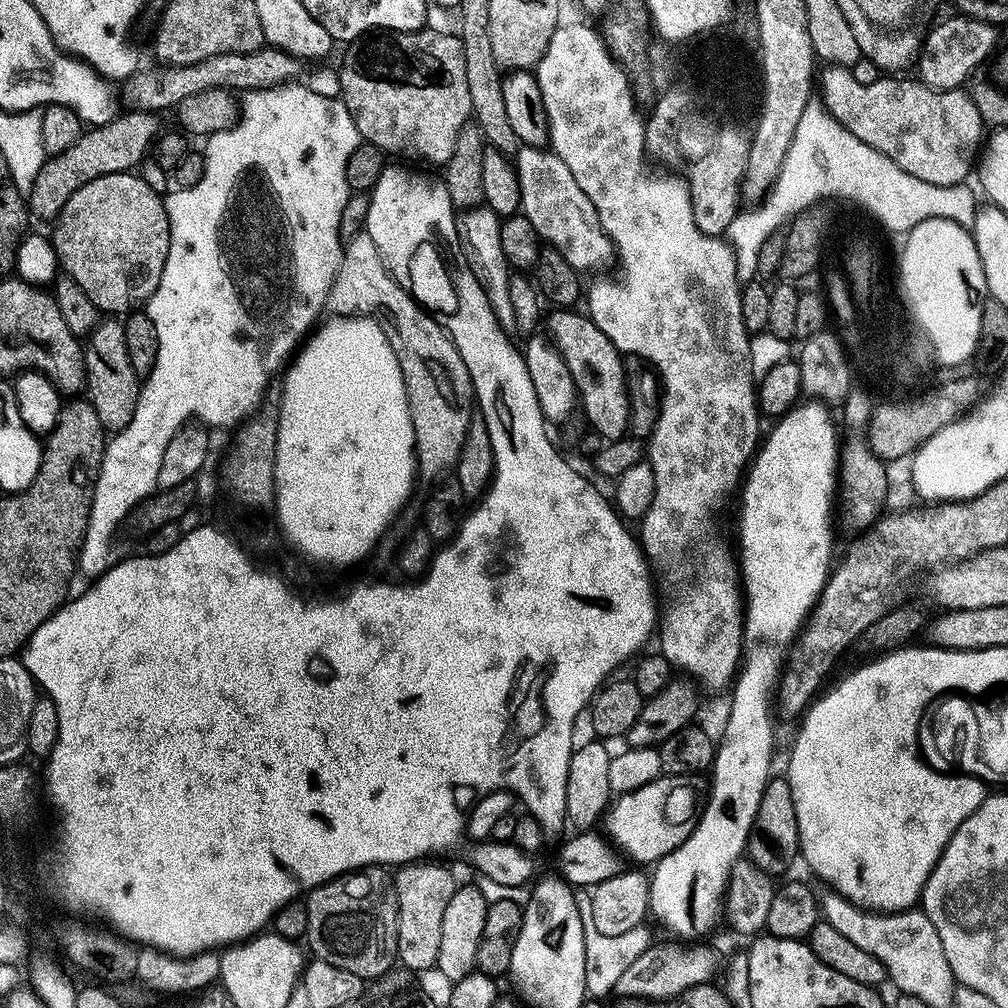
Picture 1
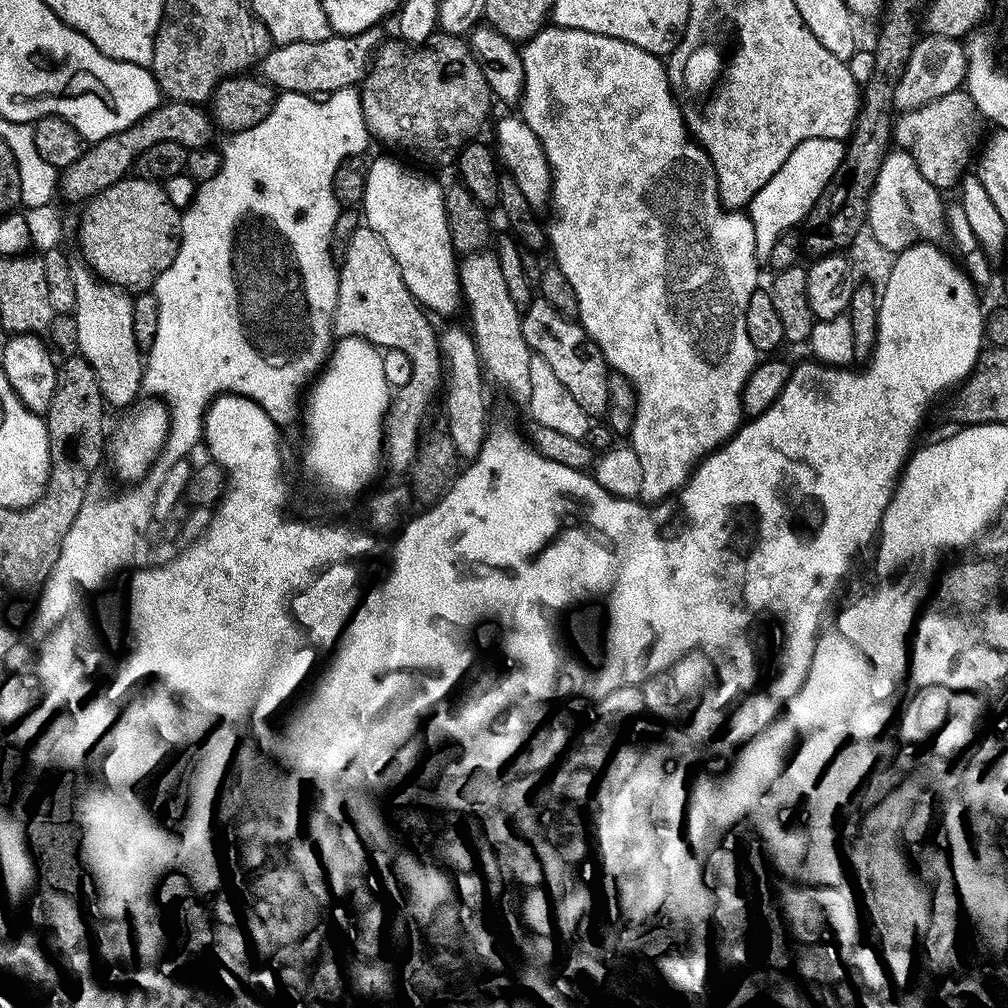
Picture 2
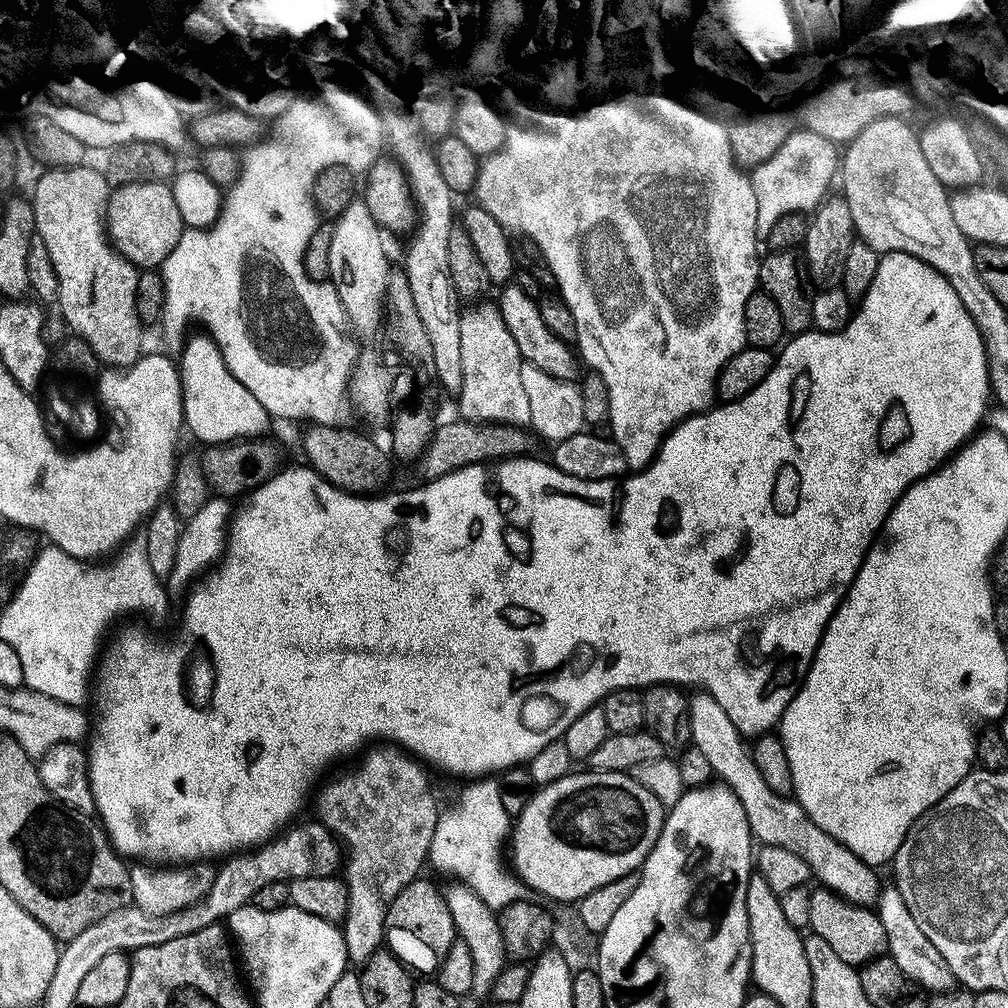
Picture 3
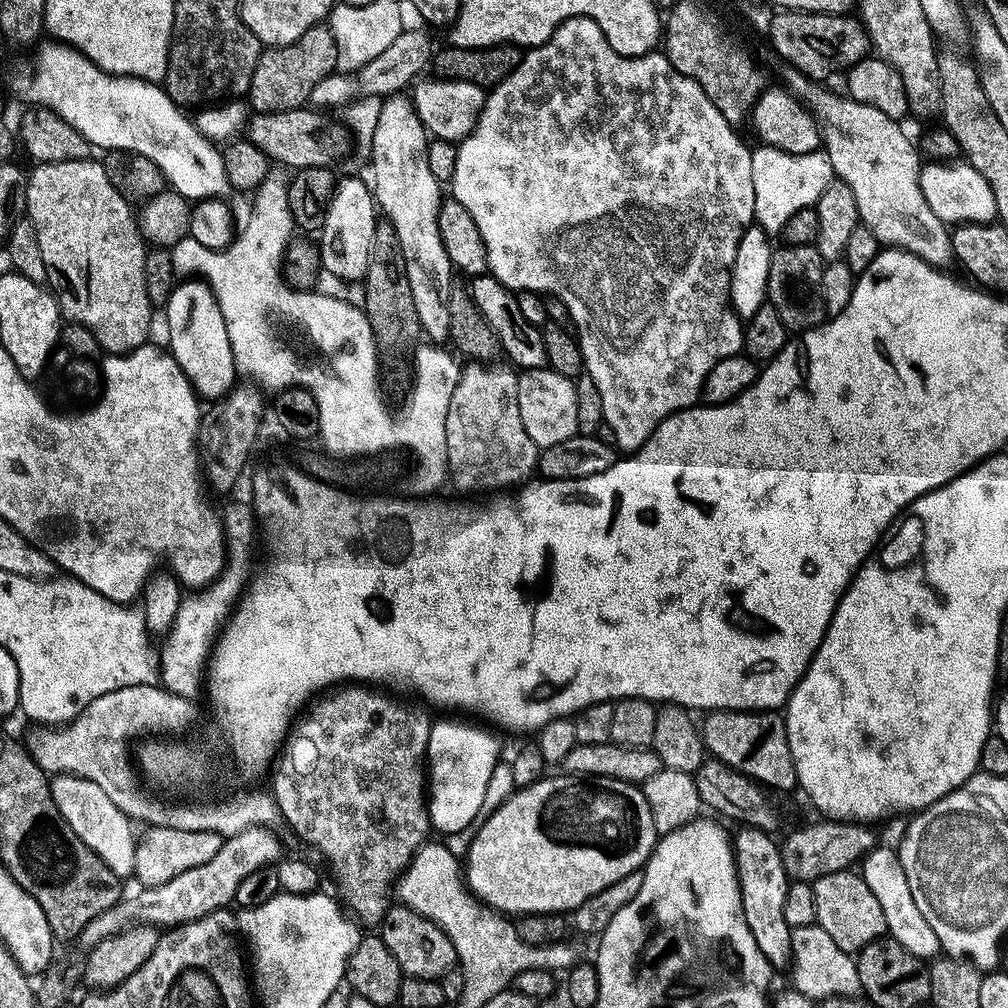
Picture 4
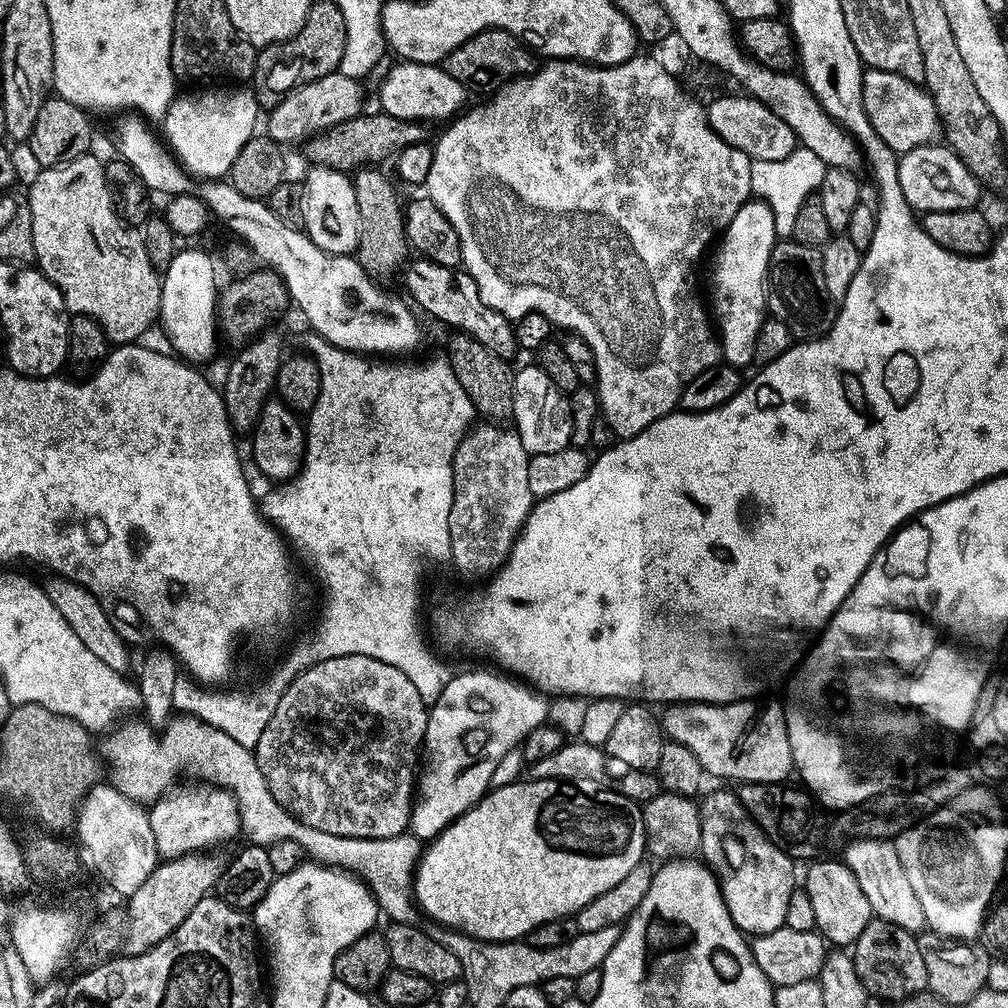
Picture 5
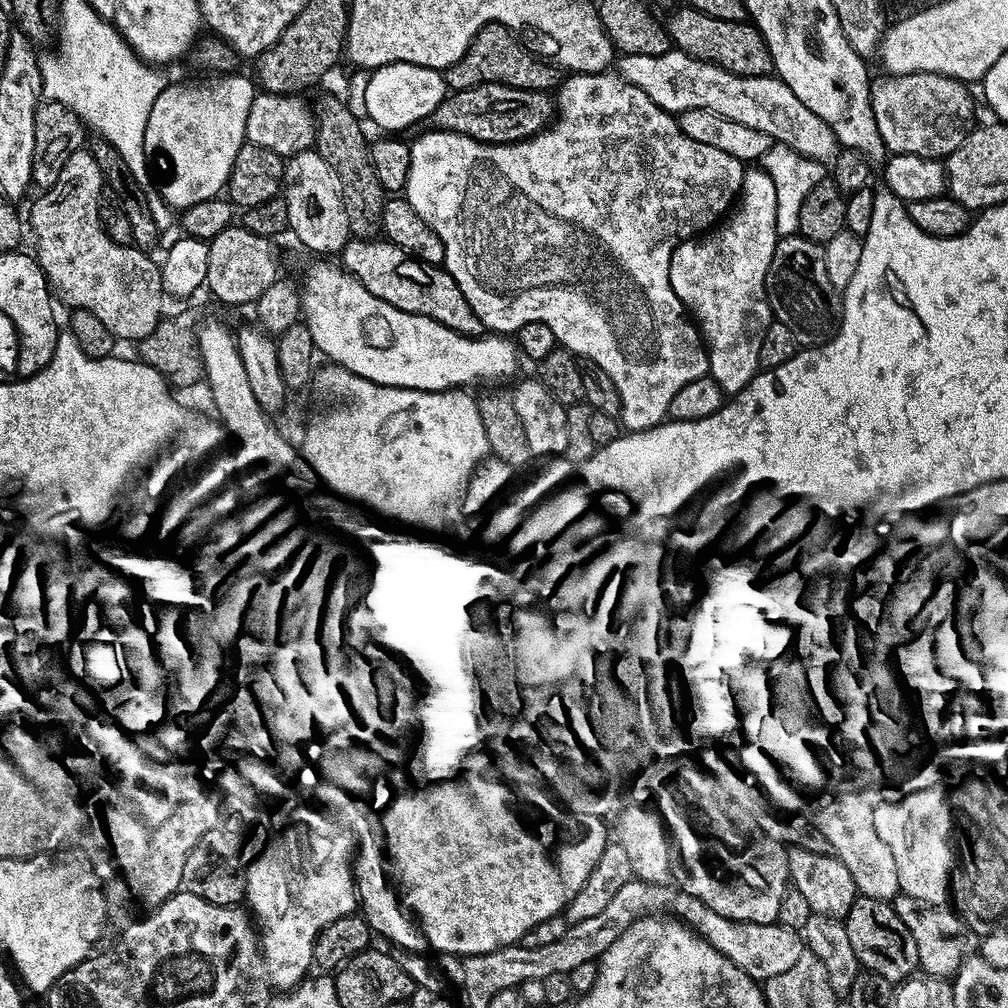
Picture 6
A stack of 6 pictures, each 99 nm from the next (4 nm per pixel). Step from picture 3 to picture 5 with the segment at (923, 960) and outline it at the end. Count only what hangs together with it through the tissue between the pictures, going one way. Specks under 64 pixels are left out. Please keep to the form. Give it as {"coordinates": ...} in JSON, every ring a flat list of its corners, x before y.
{"coordinates":[[856,838,851,842,853,844,842,854,842,860,858,879,862,892,870,901,873,915,877,919,894,922,913,934,919,933,920,929,924,930,927,925,925,911,910,885,910,878,902,866,895,843,891,839,869,838]]}

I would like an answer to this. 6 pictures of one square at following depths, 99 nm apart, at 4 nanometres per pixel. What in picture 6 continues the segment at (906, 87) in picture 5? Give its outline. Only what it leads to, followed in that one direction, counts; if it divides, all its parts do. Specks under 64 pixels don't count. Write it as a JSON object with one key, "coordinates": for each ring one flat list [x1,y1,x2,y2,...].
{"coordinates":[[936,73,883,77,871,81,871,109,889,153,947,159,965,140,972,124,974,104,969,87,959,80]]}

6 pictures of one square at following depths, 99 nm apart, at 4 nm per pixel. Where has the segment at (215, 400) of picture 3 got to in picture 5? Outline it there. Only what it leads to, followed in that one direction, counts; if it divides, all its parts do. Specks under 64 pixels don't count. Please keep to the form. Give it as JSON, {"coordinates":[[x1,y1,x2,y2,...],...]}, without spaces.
{"coordinates":[[181,247,169,268,162,274,160,289,162,298,159,323,164,324,164,332,172,343,171,351,188,362,211,361,218,352,218,285,216,268,211,258,200,248]]}

